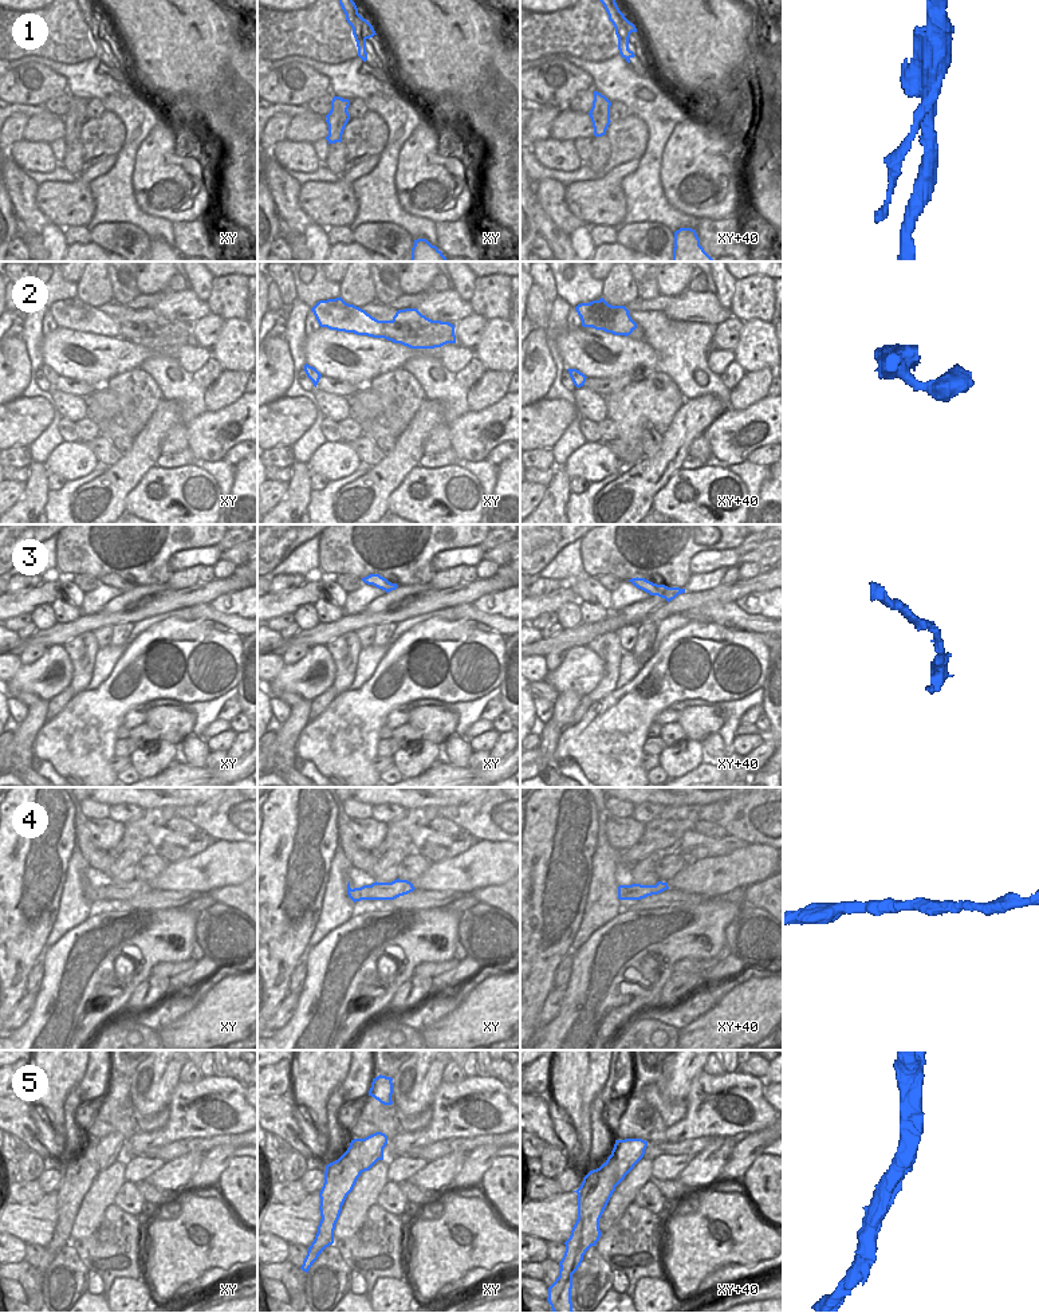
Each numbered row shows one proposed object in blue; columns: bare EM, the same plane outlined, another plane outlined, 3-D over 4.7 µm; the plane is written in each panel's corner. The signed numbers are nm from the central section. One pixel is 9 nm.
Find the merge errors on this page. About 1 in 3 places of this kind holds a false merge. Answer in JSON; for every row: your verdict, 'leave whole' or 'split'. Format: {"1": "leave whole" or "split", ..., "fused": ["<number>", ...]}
{"1": "split", "2": "leave whole", "3": "leave whole", "4": "leave whole", "5": "split", "fused": ["1", "5"]}

